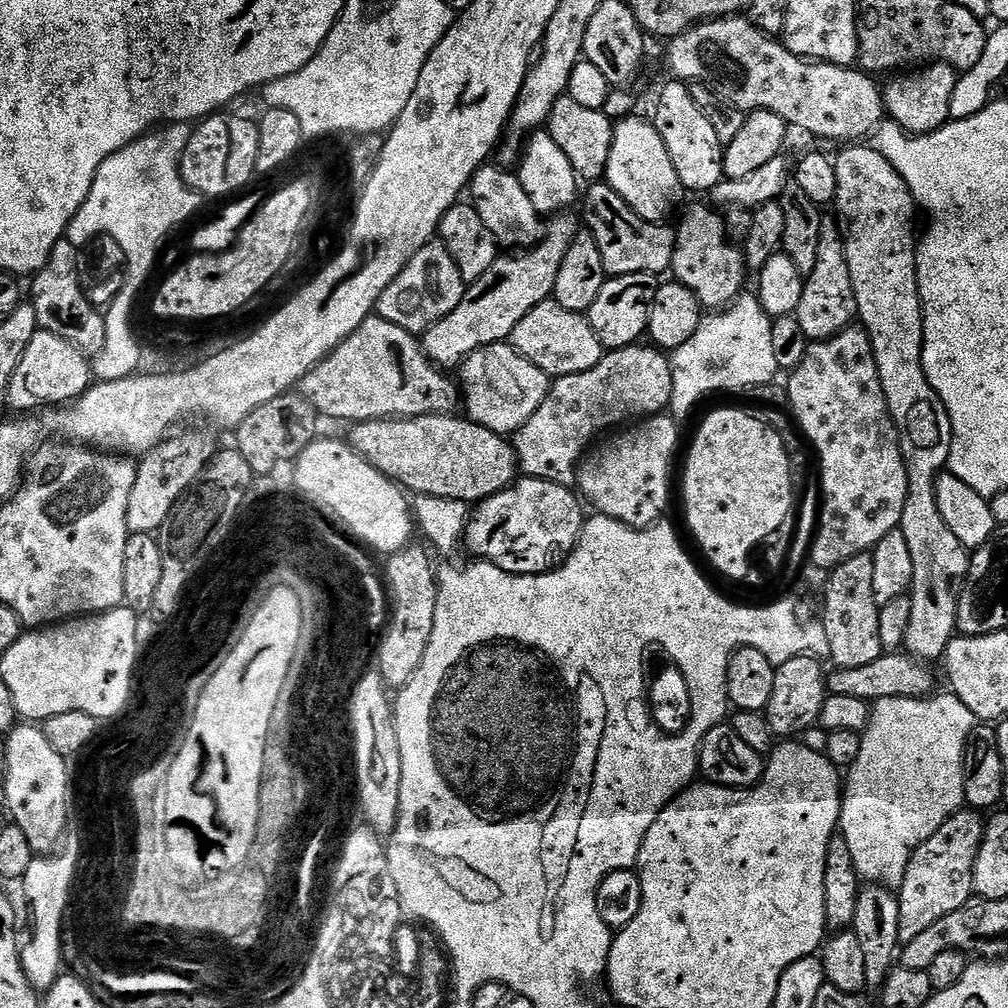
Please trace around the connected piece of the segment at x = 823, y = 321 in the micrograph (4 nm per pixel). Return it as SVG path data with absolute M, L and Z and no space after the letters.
M821 219L818 262L805 279L802 302L794 313L809 342L834 338L857 319L854 286L850 282L850 266L846 266L846 250L842 229L835 219Z

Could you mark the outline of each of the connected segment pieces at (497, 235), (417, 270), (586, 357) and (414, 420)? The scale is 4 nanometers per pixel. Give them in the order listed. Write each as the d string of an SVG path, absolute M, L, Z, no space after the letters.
M489 162L479 168L472 176L470 185L470 203L475 208L478 218L486 224L497 245L508 250L524 250L536 243L542 235L542 216L537 212L534 202L522 190L520 177L515 171L507 172L504 168L495 168L495 163Z
M429 242L406 262L406 266L382 290L382 298L378 298L374 309L375 315L386 318L386 322L394 322L394 326L402 326L402 330L413 334L423 334L434 326L434 322L442 322L458 302L462 302L465 290L462 274L458 274L458 266L454 266L454 258L450 258L450 250L439 242Z
M555 298L542 302L514 326L510 343L513 348L520 351L538 370L542 370L549 378L569 376L590 370L598 366L603 358L605 348L598 342L594 330L590 326L587 315L565 310L558 306Z
M460 414L362 420L353 428L356 429L352 432L350 443L364 457L364 461L412 494L450 498L475 506L480 501L512 487L518 476L515 447L494 430L486 430L486 426L475 424L473 420Z

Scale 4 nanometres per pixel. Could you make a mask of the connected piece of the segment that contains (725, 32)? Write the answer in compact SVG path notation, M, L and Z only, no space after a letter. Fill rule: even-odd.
M746 18L705 20L703 24L693 24L680 36L671 37L669 44L672 45L668 48L668 68L675 79L705 84L727 107L742 113L770 110L793 129L801 128L824 140L848 140L844 142L860 142L863 136L864 139L871 137L885 119L884 93L869 73L855 67L843 68L837 64L804 60L794 55L779 39L758 30Z

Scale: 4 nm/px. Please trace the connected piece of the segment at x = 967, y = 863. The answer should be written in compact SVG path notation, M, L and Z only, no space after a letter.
M979 811L955 812L946 822L942 822L942 826L938 826L938 830L934 830L934 834L930 834L930 838L926 838L926 842L922 842L922 846L918 846L918 850L914 850L898 890L898 938L901 945L914 942L926 926L934 926L938 918L946 918L946 914L962 910L962 906L973 899L974 862L982 846L985 823L985 817Z

